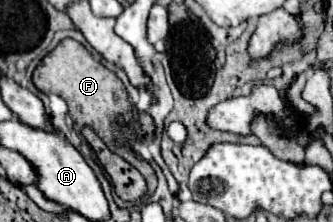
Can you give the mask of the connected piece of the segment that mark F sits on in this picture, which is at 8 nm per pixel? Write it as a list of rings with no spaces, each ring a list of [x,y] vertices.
[[[74,39],[60,41],[34,69],[32,81],[36,89],[40,89],[42,93],[60,95],[70,107],[70,117],[74,119],[74,125],[78,125],[80,129],[86,125],[92,127],[96,135],[108,145],[112,139],[108,131],[108,123],[112,121],[112,117],[116,115],[126,117],[134,111],[134,105],[130,103],[122,81],[110,69],[106,69],[98,59],[94,59],[84,45],[80,45]]]

